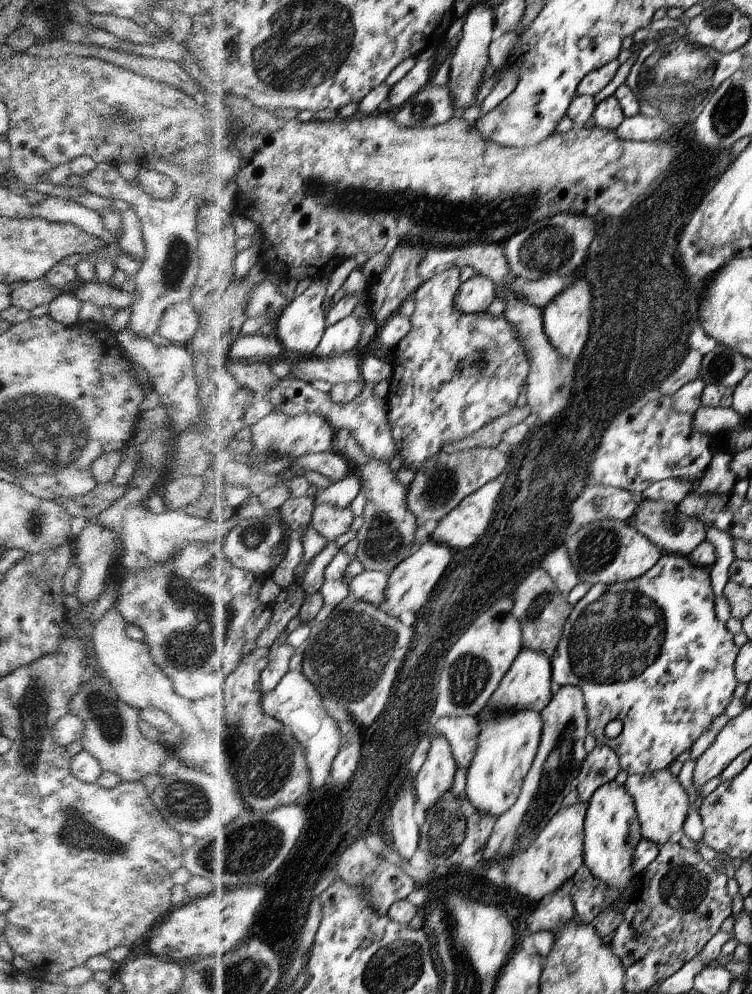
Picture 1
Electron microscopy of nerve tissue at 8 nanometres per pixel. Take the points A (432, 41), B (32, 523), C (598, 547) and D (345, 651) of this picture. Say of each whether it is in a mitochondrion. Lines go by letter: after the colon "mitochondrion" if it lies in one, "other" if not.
A: other
B: mitochondrion
C: mitochondrion
D: mitochondrion

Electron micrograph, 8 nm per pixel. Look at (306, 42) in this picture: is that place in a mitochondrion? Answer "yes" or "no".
yes

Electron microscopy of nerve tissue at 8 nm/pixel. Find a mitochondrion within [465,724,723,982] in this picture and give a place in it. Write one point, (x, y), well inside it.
(678, 884)

